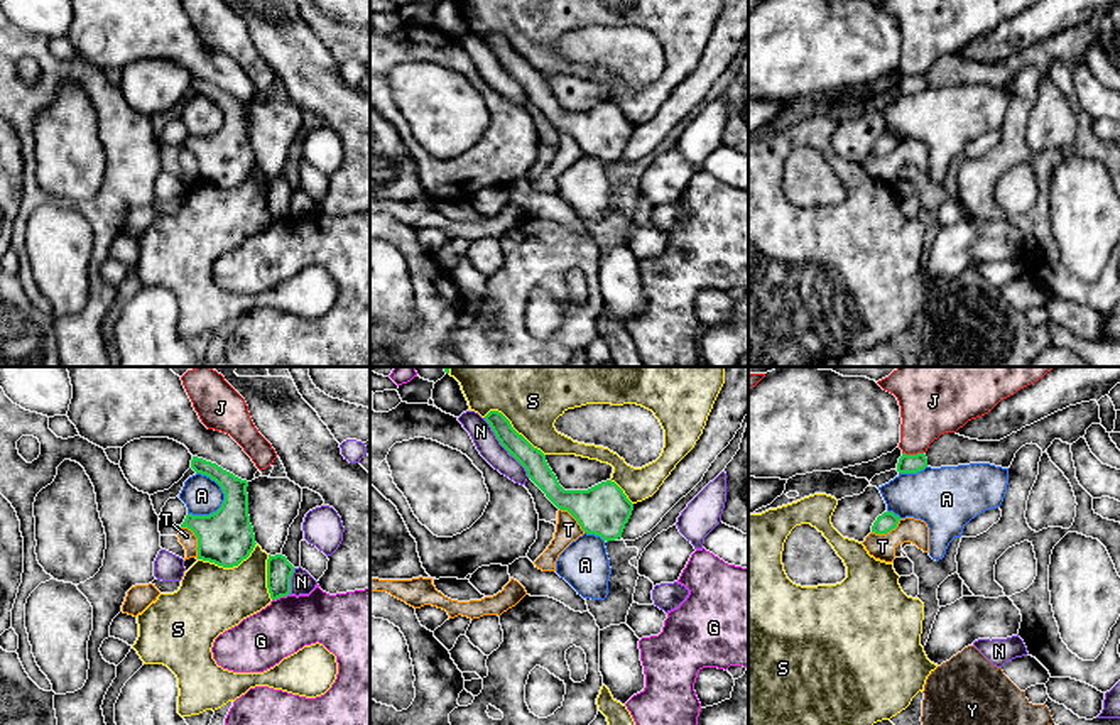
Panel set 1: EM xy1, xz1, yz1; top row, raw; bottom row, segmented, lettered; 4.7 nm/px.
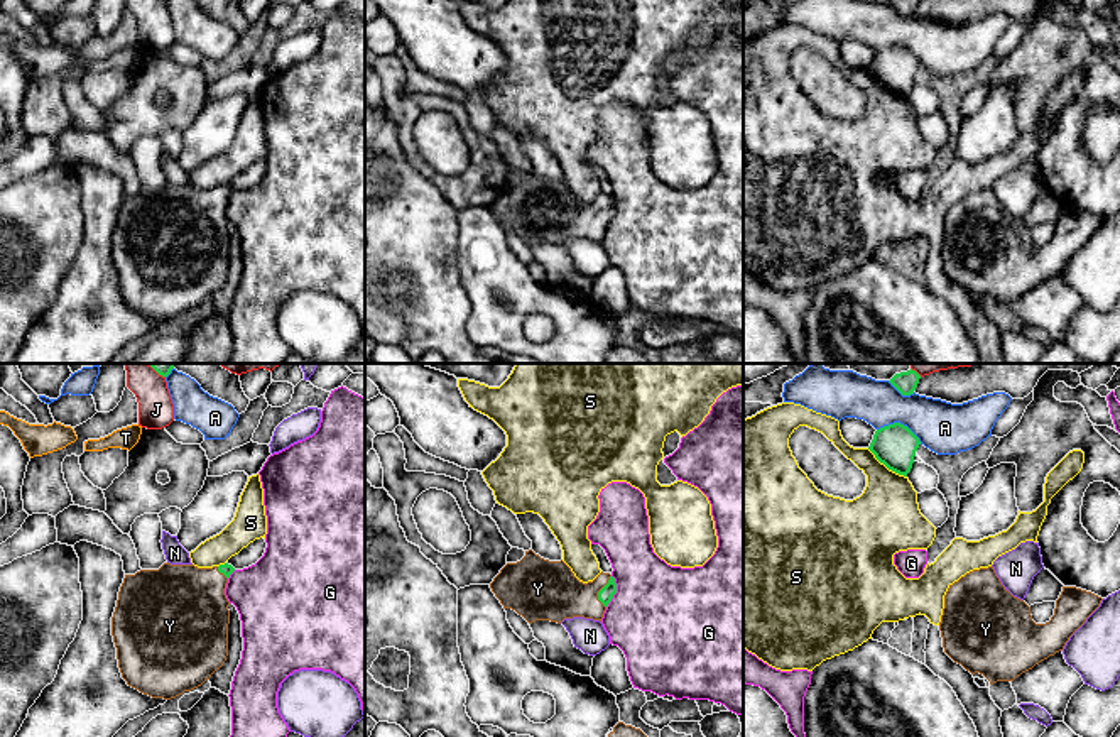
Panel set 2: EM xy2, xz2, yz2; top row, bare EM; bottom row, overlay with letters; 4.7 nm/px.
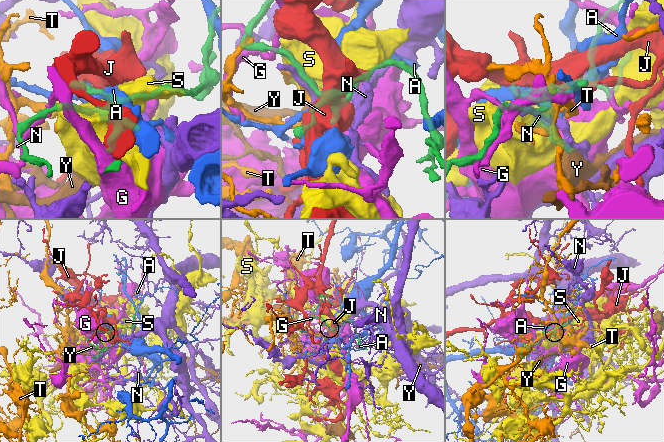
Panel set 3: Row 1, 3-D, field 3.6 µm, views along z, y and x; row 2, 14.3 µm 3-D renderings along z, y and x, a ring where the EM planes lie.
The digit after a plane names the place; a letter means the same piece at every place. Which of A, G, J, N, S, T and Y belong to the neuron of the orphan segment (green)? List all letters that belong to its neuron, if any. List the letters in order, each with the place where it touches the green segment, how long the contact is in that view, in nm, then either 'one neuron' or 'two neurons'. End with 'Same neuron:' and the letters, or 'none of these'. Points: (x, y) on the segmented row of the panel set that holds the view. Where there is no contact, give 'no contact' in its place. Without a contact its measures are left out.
A: xy1 (222, 489) | 220 nm | two neurons
G: xz2 (615, 592) | 160 nm | two neurons
J: yz1 (913, 455) | 100 nm | two neurons
N: xz1 (504, 446) | 360 nm | two neurons
S: xz1 (512, 428) | 340 nm | two neurons
T: xy1 (198, 539) | 180 nm | two neurons
Y: xz2 (598, 592) | 160 nm | one neuron
Same neuron: Y

